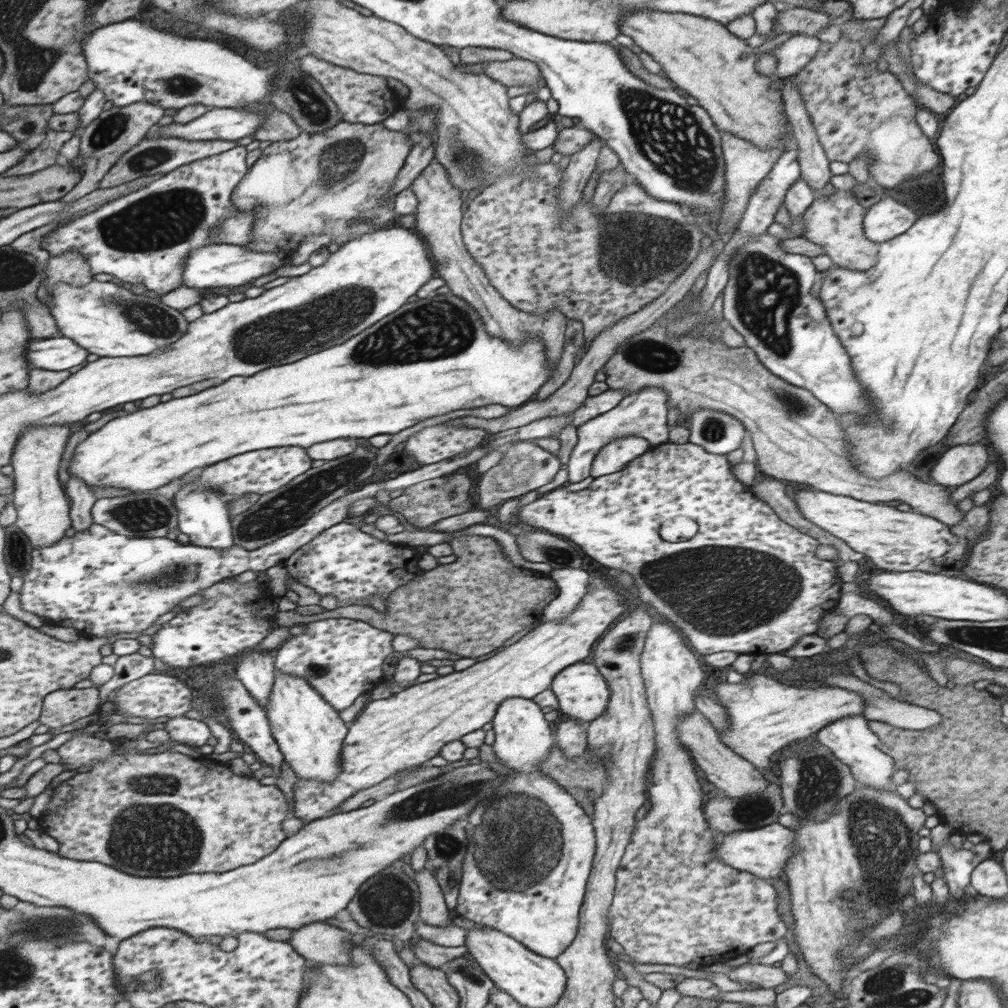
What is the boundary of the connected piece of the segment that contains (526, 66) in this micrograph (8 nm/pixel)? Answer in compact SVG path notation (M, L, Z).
M516 58L504 62L490 61L483 64L484 74L509 86L533 86L541 84L542 72L534 62Z

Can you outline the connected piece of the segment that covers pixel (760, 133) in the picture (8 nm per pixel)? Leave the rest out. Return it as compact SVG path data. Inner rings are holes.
M636 10L628 12L618 27L620 33L630 36L634 44L640 46L644 53L650 54L661 65L674 86L684 89L684 92L698 100L698 104L710 115L719 131L744 138L758 148L782 148L782 153L796 148L789 120L784 112L781 91L770 87L774 82L772 77L758 73L756 68L759 55L755 53L756 49L750 48L745 40L734 36L726 25L703 16L660 10ZM789 133L791 138L786 142L784 138Z

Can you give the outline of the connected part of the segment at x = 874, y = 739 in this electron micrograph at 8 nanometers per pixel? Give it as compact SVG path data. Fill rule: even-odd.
M844 716L840 720L836 719L836 722L824 726L814 736L816 742L826 745L838 760L849 766L856 782L860 782L861 786L897 792L897 786L892 785L894 761L888 754L875 747L878 744L878 736L869 729L869 721L864 716Z

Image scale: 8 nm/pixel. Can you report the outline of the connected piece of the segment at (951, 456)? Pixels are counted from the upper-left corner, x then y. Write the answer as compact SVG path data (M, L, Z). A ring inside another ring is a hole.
M982 441L952 445L933 467L932 481L951 489L979 476L988 465L989 446Z

